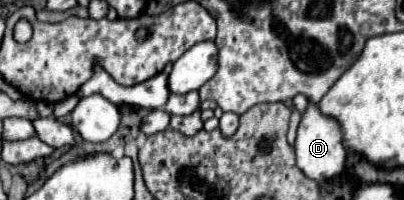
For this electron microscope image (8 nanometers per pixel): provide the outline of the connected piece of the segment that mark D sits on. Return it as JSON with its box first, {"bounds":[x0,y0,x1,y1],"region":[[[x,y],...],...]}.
{"bounds":[295,103,345,181],"region":[[[317,103],[307,105],[307,109],[301,115],[301,123],[297,129],[297,139],[295,139],[295,157],[297,157],[297,167],[313,181],[325,181],[335,175],[343,173],[345,167],[345,147],[343,147],[343,131],[337,119],[325,115],[319,111]]]}

